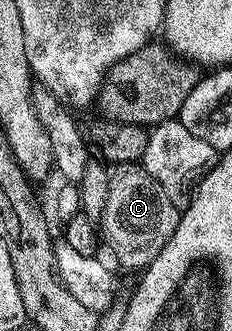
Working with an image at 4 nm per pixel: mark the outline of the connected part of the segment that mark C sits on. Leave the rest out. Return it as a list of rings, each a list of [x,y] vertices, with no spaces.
[[[122,169],[110,181],[107,204],[104,205],[100,218],[100,231],[110,242],[114,255],[126,267],[145,269],[150,262],[168,245],[172,233],[176,233],[176,225],[180,218],[179,208],[164,193],[164,189],[156,183],[144,169]]]

